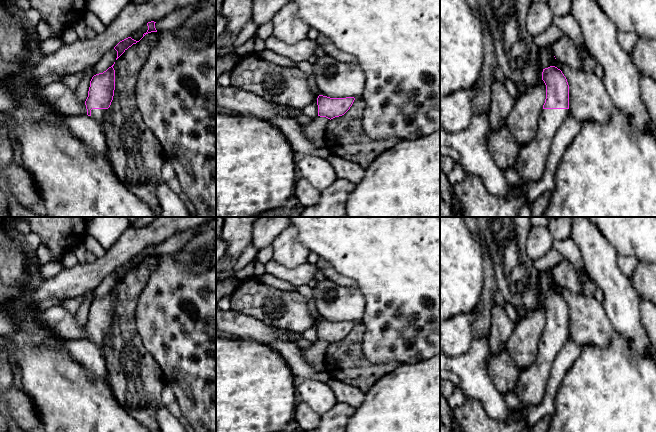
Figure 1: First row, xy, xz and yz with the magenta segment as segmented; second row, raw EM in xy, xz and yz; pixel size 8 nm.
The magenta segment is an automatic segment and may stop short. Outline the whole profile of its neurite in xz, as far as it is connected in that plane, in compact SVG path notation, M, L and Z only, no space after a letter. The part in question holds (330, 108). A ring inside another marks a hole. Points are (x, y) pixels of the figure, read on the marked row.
M319 95L317 98L318 116L333 119L344 115L352 106L355 98L330 98Z

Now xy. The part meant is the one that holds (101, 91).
M114 64L103 73L92 77L85 101L87 115L101 125L114 96L115 70L113 66Z

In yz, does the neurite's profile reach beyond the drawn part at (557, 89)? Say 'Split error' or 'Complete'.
Split error

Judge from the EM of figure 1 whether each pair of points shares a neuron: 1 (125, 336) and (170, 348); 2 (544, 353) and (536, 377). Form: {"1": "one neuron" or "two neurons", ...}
{"1": "two neurons", "2": "one neuron"}

